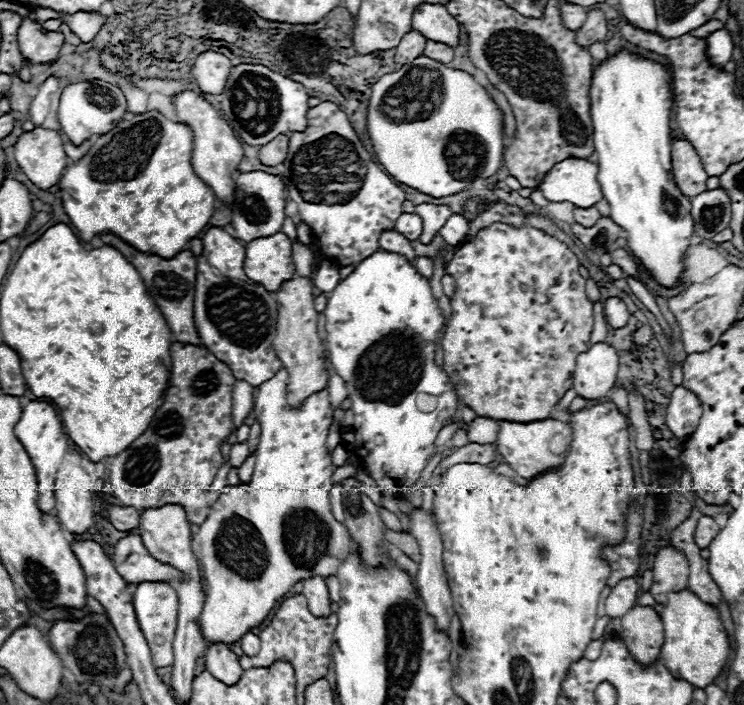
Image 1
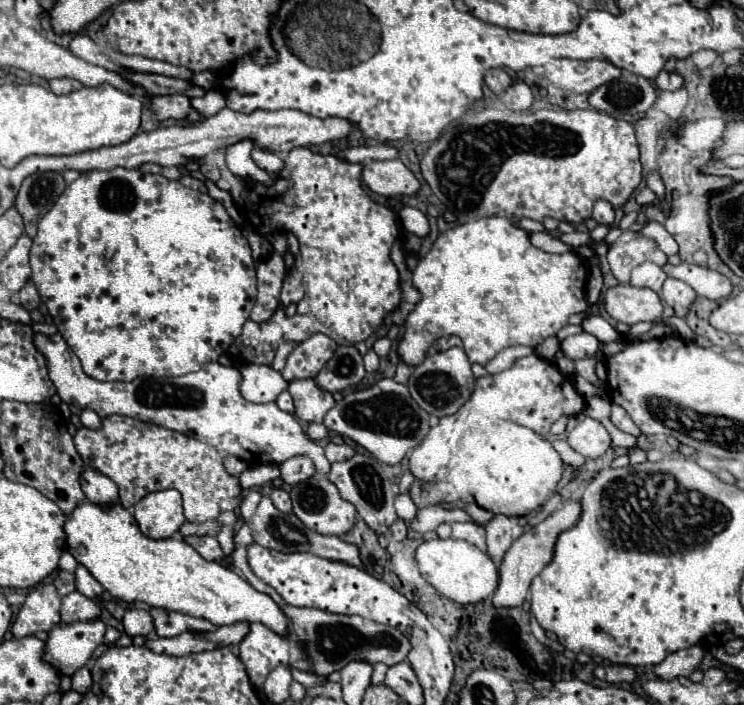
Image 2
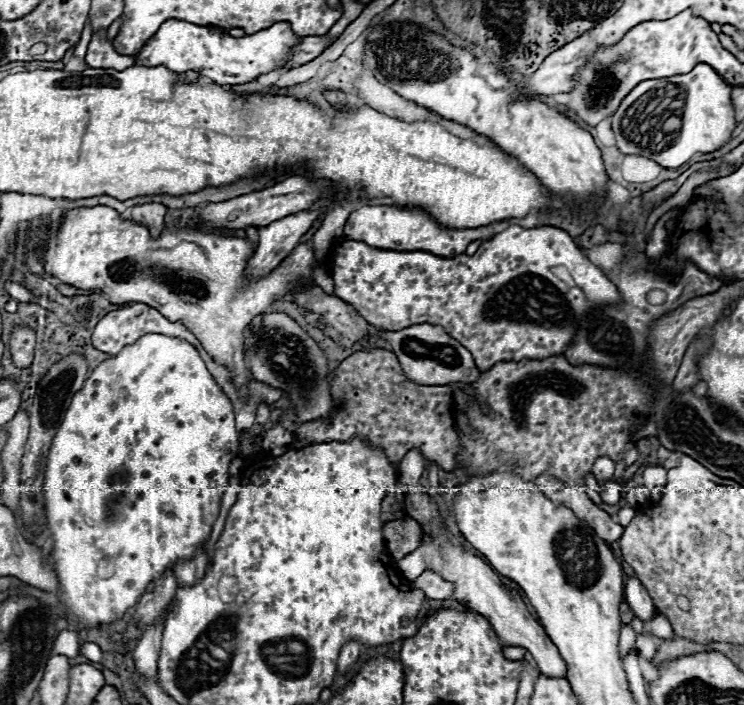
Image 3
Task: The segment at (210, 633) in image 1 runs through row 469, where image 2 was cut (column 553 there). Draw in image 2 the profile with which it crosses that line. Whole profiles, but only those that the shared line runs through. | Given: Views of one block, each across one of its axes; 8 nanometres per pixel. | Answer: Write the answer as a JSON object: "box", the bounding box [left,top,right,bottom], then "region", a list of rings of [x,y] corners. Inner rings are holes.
{"box":[398,216,588,368],"region":[[[494,216],[494,218],[482,218],[482,220],[474,220],[474,222],[466,222],[466,224],[458,224],[446,232],[442,232],[432,250],[418,262],[416,270],[414,270],[414,276],[412,276],[412,284],[414,288],[420,292],[420,300],[416,304],[416,308],[408,314],[406,318],[406,326],[404,326],[404,336],[402,336],[402,342],[398,344],[398,356],[402,362],[406,362],[408,366],[416,368],[418,364],[422,364],[422,360],[426,358],[426,352],[430,348],[430,342],[434,342],[436,338],[442,338],[442,336],[458,336],[462,342],[464,342],[464,352],[468,356],[470,362],[476,362],[476,364],[482,364],[486,366],[486,362],[490,362],[500,350],[508,348],[508,346],[538,346],[540,342],[544,342],[546,338],[554,336],[562,326],[568,324],[568,318],[572,314],[580,314],[588,308],[586,304],[586,274],[582,270],[582,260],[578,254],[548,254],[544,250],[538,250],[530,244],[528,240],[528,234],[516,226],[512,226],[512,222],[508,218],[502,218],[502,216]]]}

